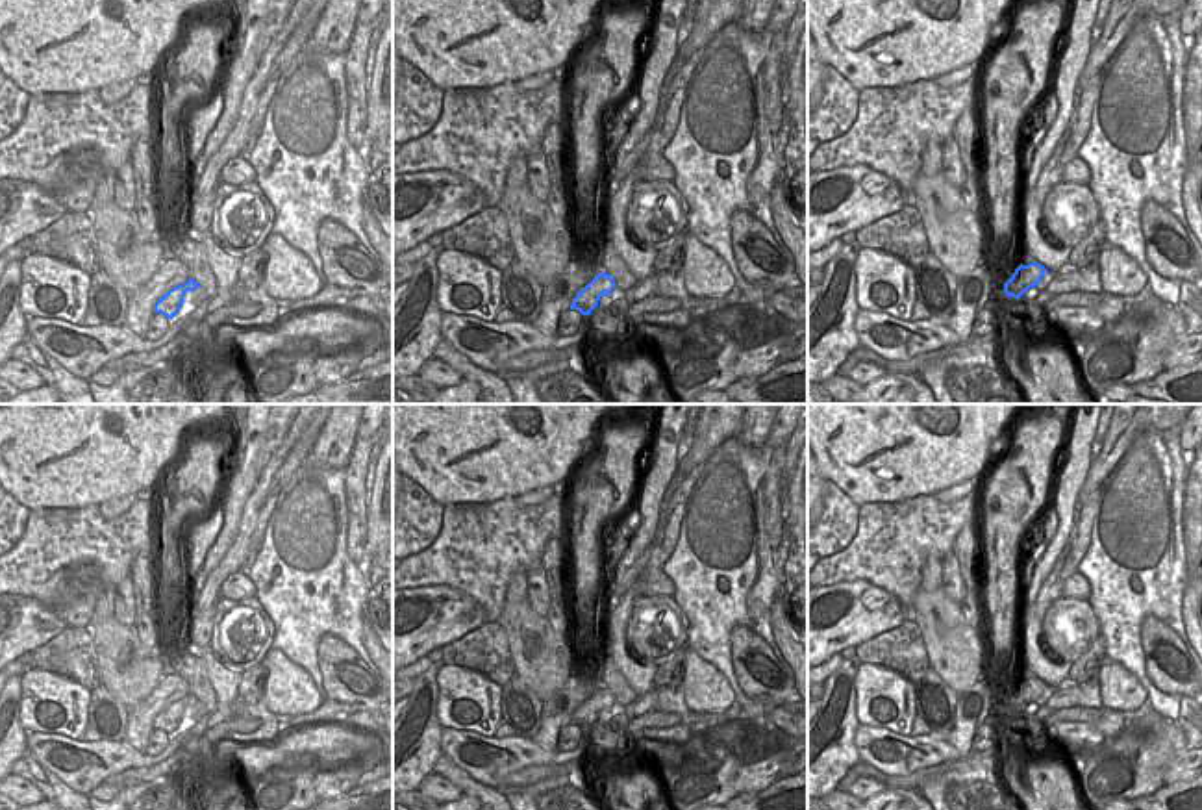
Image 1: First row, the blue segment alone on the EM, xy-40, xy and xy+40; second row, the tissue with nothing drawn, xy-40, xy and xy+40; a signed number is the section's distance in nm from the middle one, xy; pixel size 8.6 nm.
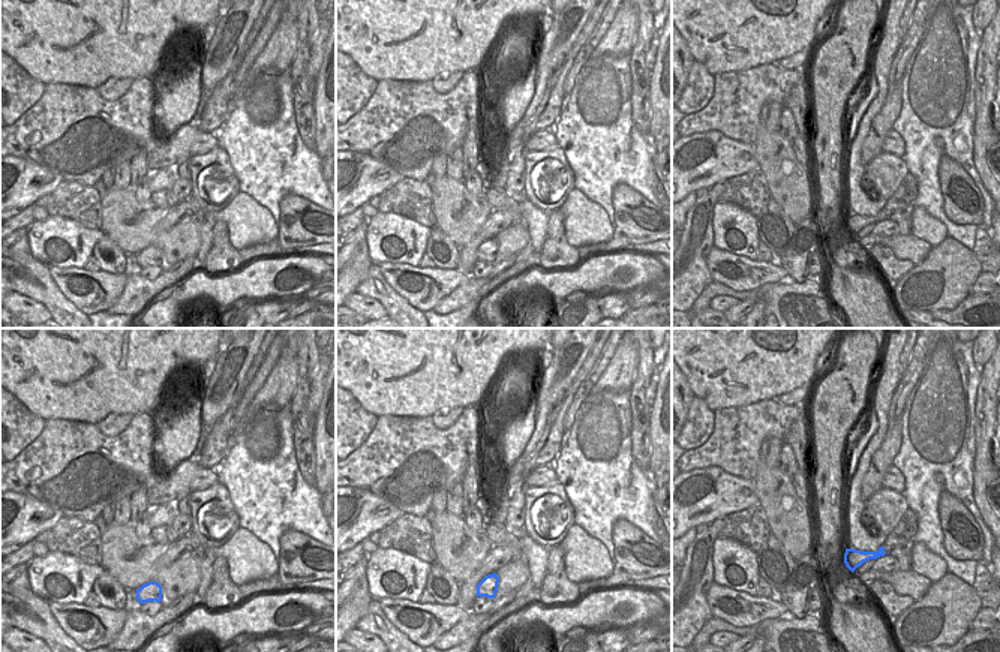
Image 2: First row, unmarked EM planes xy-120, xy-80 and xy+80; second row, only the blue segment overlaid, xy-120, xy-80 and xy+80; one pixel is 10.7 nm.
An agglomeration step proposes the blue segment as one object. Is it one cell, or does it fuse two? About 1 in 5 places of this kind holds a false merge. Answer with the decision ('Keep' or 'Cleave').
Keep

